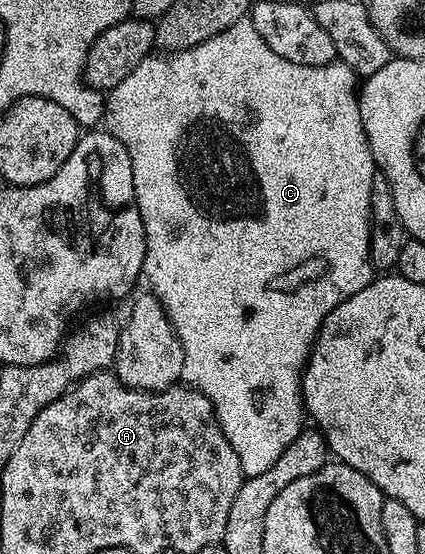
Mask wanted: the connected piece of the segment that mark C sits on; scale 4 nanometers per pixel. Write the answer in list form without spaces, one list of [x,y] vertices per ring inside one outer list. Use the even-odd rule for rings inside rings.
[[[251,18],[239,19],[230,29],[210,37],[210,41],[202,41],[202,45],[194,45],[185,51],[174,51],[171,53],[153,53],[145,57],[123,81],[118,81],[118,85],[113,91],[107,92],[104,105],[103,126],[118,141],[124,143],[124,148],[130,153],[130,165],[134,173],[134,193],[136,194],[136,208],[142,217],[142,225],[146,229],[146,257],[144,258],[143,278],[148,278],[151,294],[155,295],[166,309],[168,320],[172,322],[172,327],[176,330],[176,336],[182,341],[182,353],[184,354],[184,378],[183,382],[187,386],[194,387],[201,391],[207,399],[212,402],[212,408],[216,411],[216,420],[226,437],[230,441],[230,449],[238,453],[238,461],[242,465],[245,476],[258,477],[261,471],[270,469],[282,453],[286,453],[286,445],[294,441],[300,432],[306,427],[306,412],[304,409],[304,393],[302,390],[302,380],[304,368],[308,366],[308,357],[312,354],[312,345],[316,341],[316,335],[320,331],[322,321],[337,307],[342,300],[358,293],[358,289],[366,289],[366,285],[374,278],[374,268],[370,257],[370,233],[372,232],[372,214],[370,213],[370,185],[378,173],[378,168],[372,150],[368,144],[368,138],[362,125],[362,113],[360,112],[360,101],[358,98],[358,76],[350,65],[342,62],[327,63],[321,67],[311,67],[310,65],[294,65],[294,61],[286,61],[286,57],[278,57],[262,37],[258,37],[258,29],[254,29]]]

